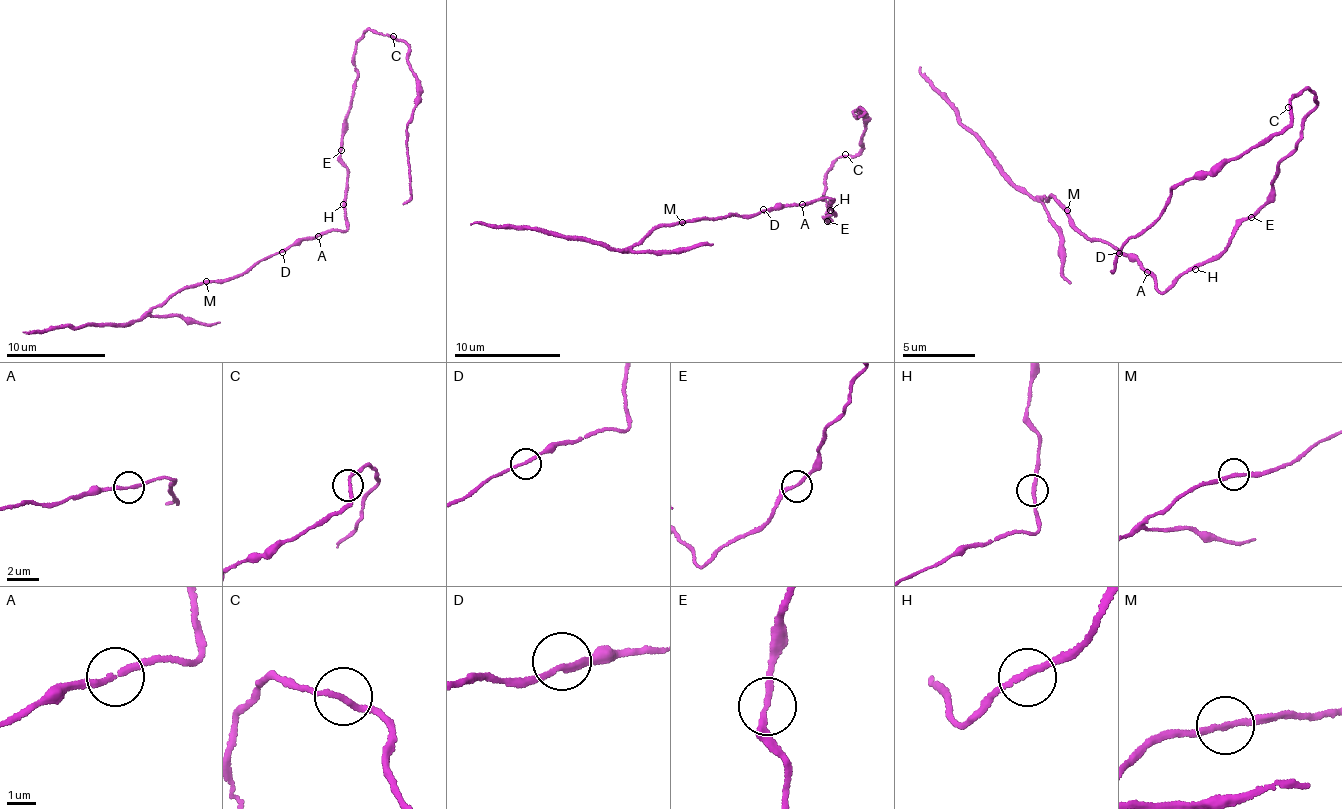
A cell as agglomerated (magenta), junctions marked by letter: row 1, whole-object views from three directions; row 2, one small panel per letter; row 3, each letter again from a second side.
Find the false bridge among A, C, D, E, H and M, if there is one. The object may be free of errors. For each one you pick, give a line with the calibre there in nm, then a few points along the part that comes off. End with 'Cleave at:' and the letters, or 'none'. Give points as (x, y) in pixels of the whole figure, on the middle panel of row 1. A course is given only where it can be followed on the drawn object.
Cleave at: none

